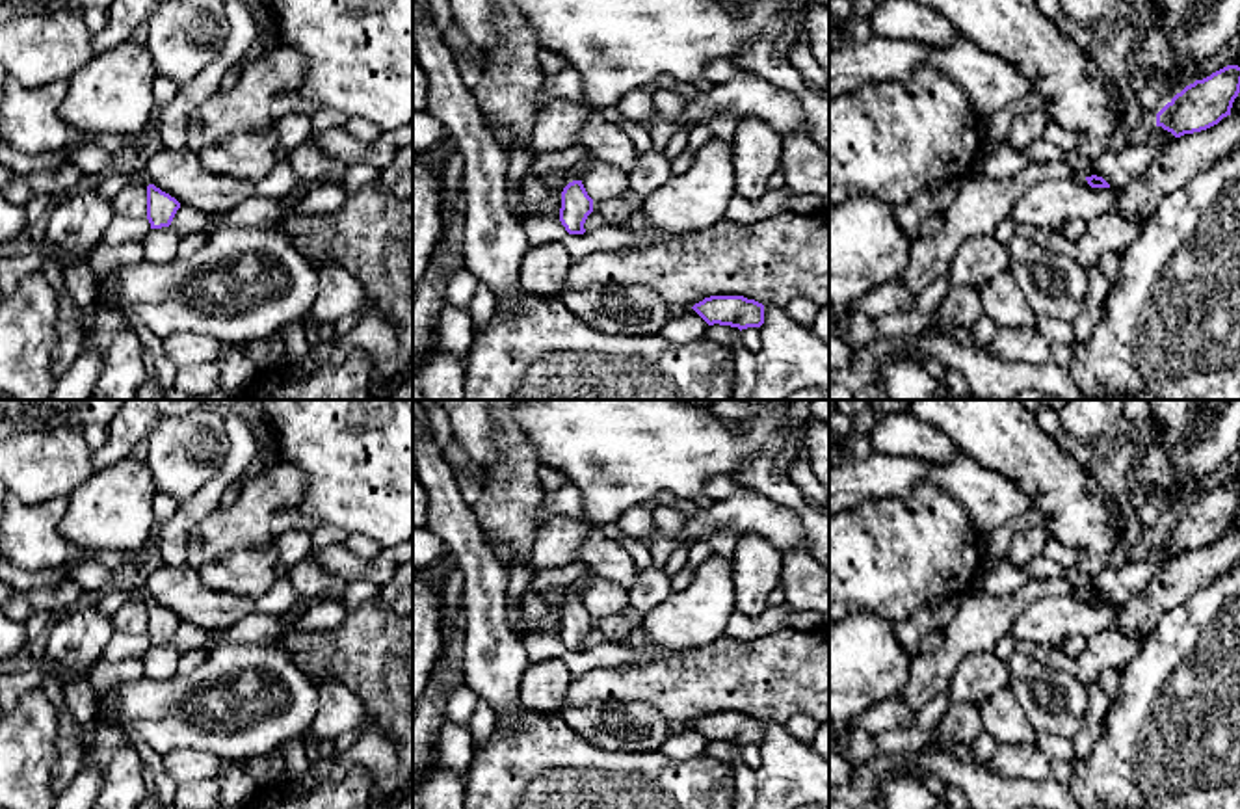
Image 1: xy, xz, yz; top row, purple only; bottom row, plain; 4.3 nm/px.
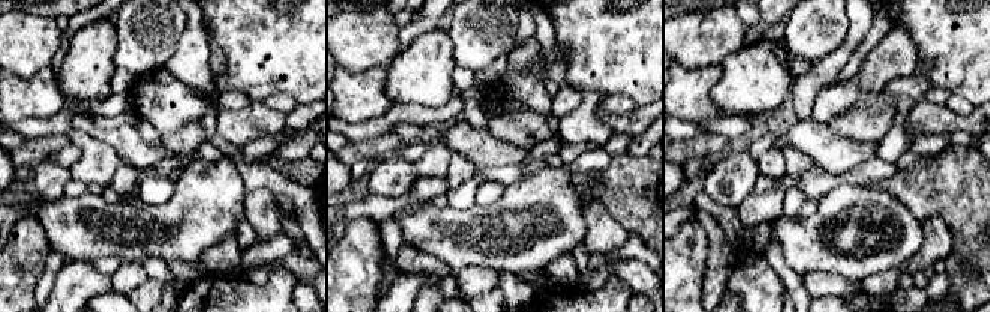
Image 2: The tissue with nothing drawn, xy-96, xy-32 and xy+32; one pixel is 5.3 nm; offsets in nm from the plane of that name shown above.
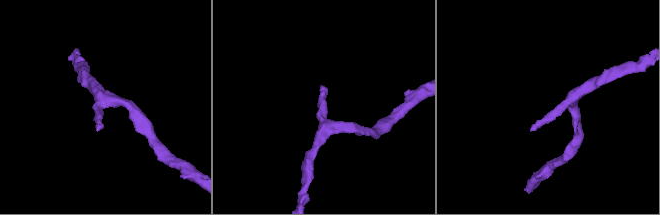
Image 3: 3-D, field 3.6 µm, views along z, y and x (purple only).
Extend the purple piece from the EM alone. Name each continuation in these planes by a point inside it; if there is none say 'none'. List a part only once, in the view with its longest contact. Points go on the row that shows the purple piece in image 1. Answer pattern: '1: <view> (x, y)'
none

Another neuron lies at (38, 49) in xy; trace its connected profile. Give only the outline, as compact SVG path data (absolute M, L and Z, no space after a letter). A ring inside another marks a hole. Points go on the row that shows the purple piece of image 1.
M82 13L19 15L0 24L0 63L26 87L69 80L93 58Z

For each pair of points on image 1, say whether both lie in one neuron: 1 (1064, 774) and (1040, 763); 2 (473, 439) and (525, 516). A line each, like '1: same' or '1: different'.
1: different
2: different

